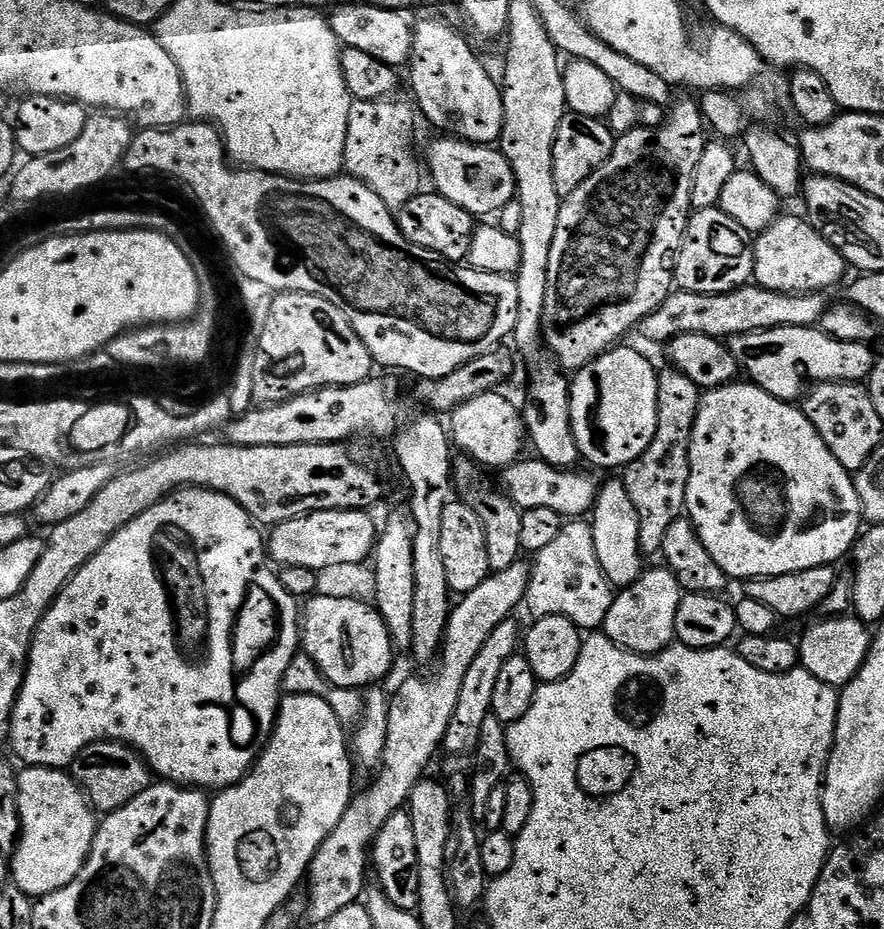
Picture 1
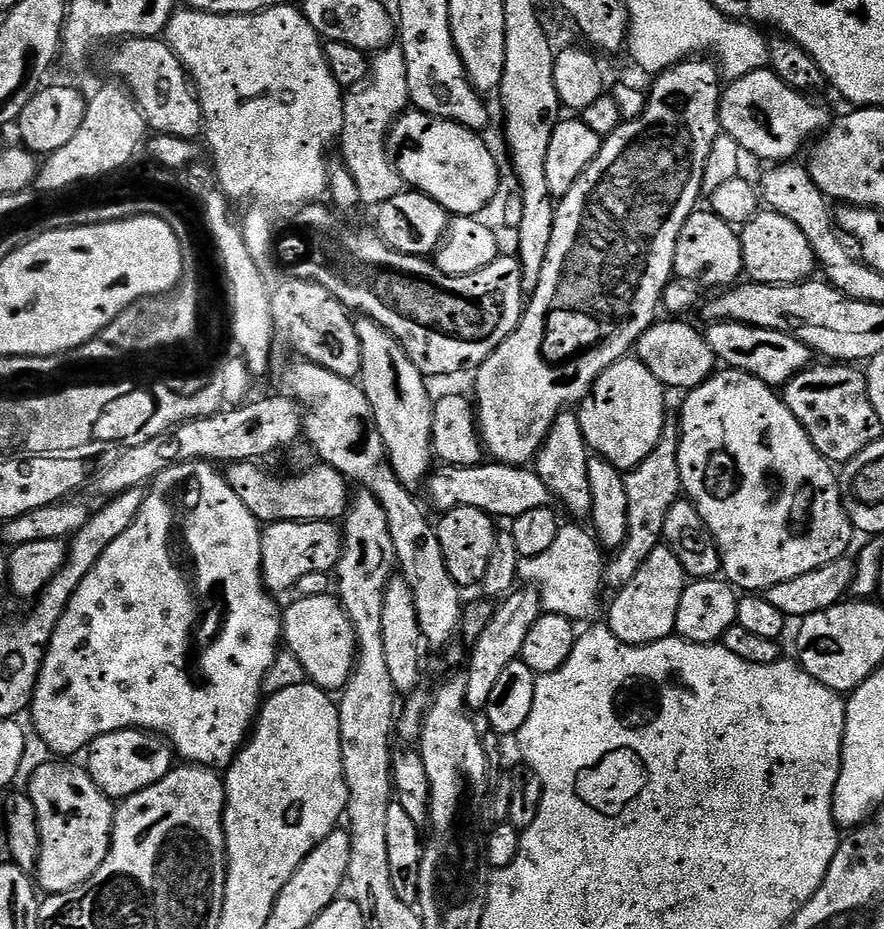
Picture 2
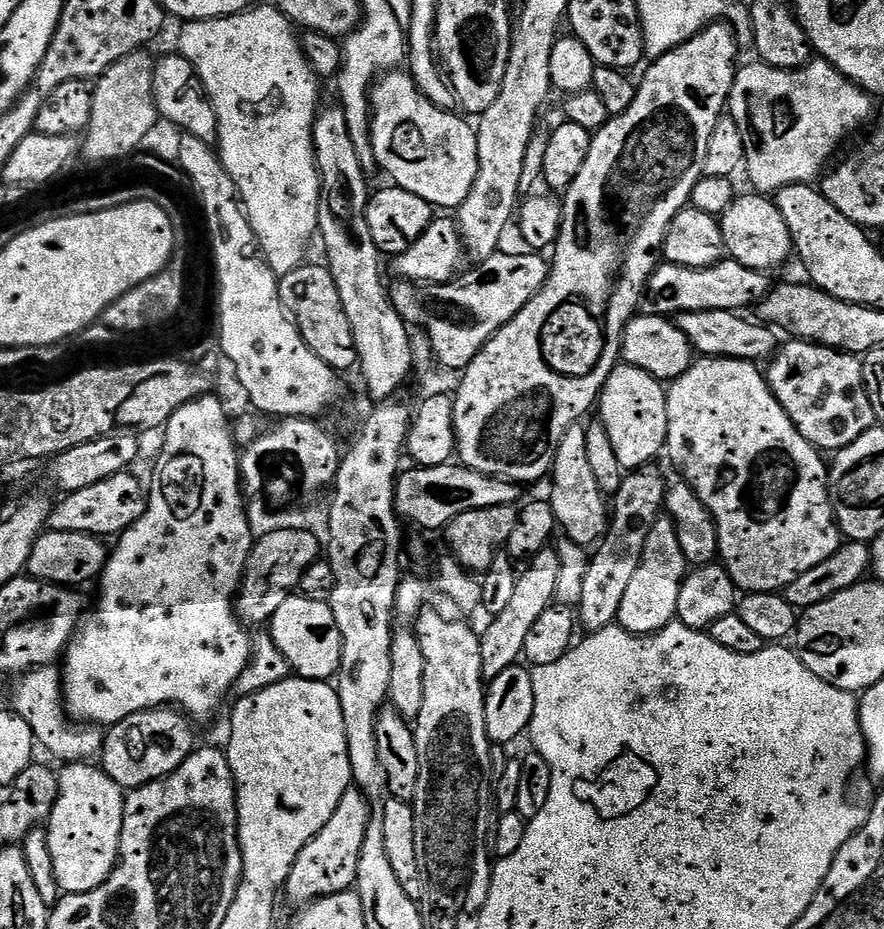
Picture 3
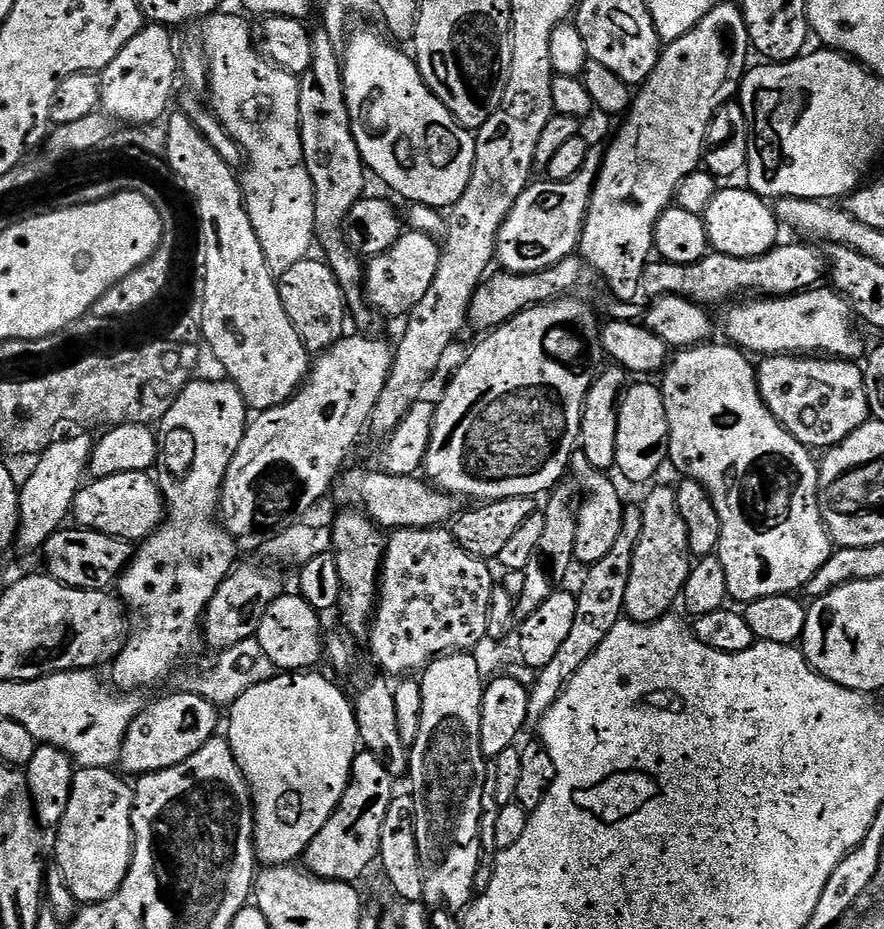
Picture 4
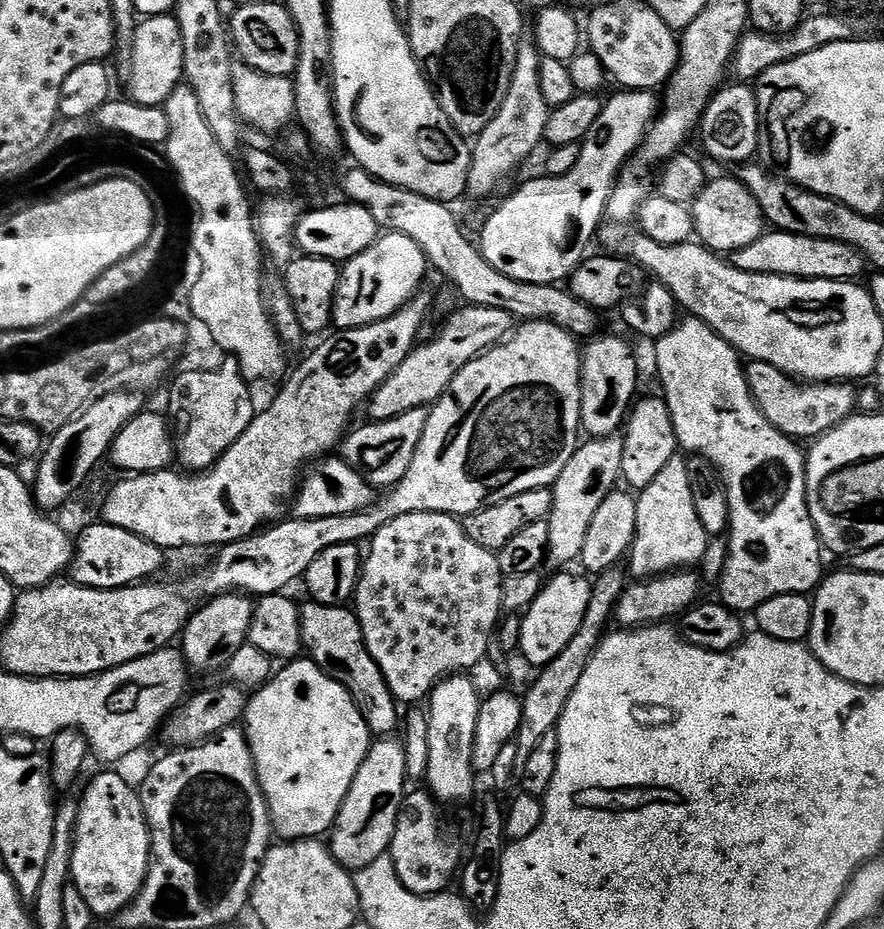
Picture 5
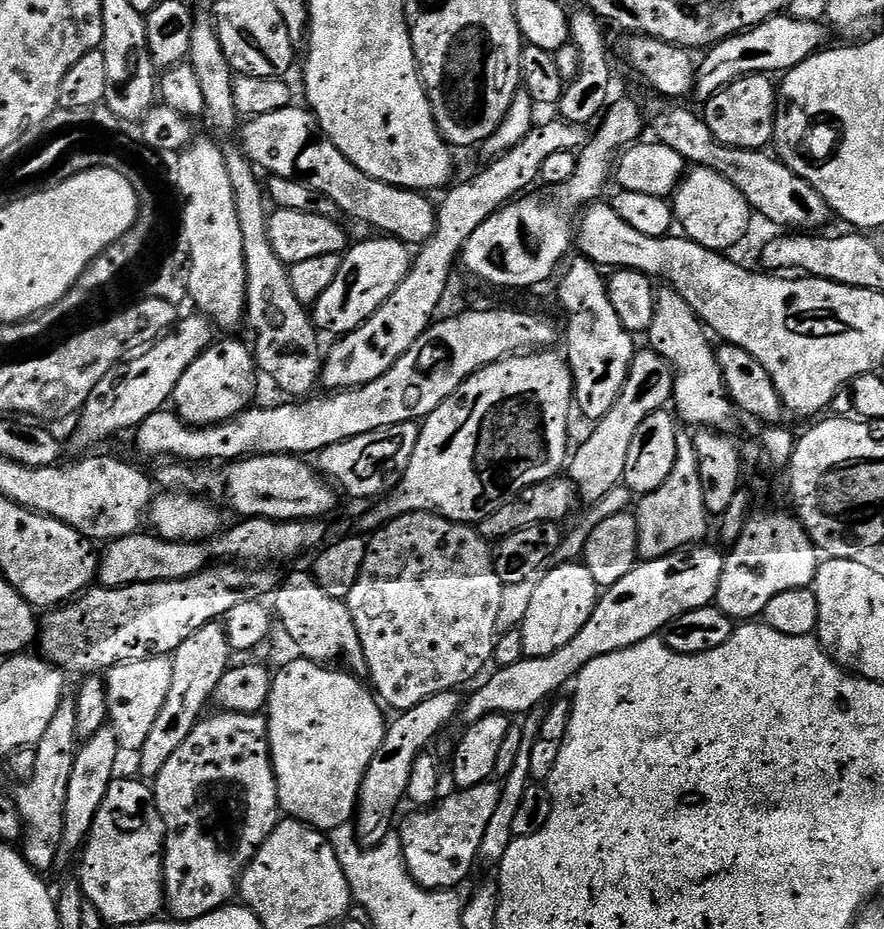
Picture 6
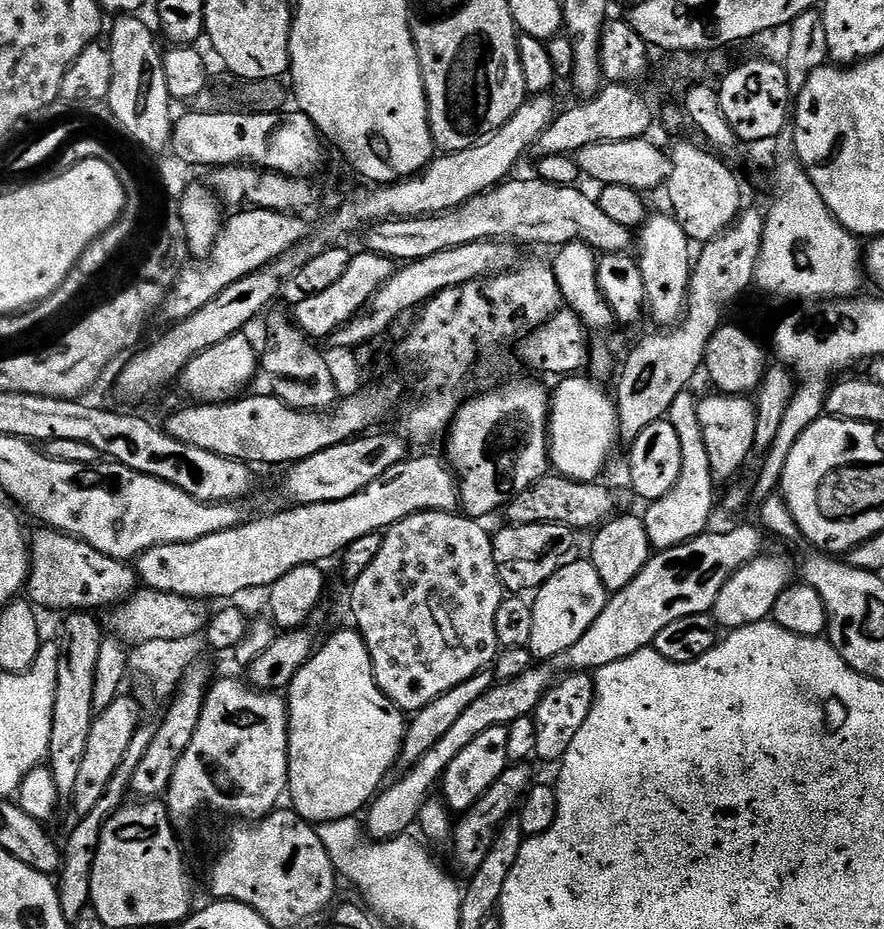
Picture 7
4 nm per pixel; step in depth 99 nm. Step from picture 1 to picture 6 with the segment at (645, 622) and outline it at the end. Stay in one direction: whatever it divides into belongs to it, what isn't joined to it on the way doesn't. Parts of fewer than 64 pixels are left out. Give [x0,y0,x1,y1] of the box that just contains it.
[634,431,710,561]

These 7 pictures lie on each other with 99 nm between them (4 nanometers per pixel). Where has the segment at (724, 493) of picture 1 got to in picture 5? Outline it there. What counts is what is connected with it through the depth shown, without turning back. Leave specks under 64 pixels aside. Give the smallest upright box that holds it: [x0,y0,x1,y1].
[654,314,826,614]

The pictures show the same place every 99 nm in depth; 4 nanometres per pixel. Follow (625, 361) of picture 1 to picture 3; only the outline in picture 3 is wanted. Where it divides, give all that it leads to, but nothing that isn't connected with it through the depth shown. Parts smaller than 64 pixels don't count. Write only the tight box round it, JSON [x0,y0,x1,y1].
[598,363,668,470]

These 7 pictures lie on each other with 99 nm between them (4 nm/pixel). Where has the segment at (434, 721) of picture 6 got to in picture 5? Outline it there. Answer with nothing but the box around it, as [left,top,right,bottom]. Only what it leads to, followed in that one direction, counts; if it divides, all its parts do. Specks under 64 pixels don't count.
[330,738,406,870]

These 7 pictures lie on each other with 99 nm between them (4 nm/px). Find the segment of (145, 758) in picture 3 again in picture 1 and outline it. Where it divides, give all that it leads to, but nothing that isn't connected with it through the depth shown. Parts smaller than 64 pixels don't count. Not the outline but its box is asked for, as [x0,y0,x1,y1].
[70,740,154,814]

